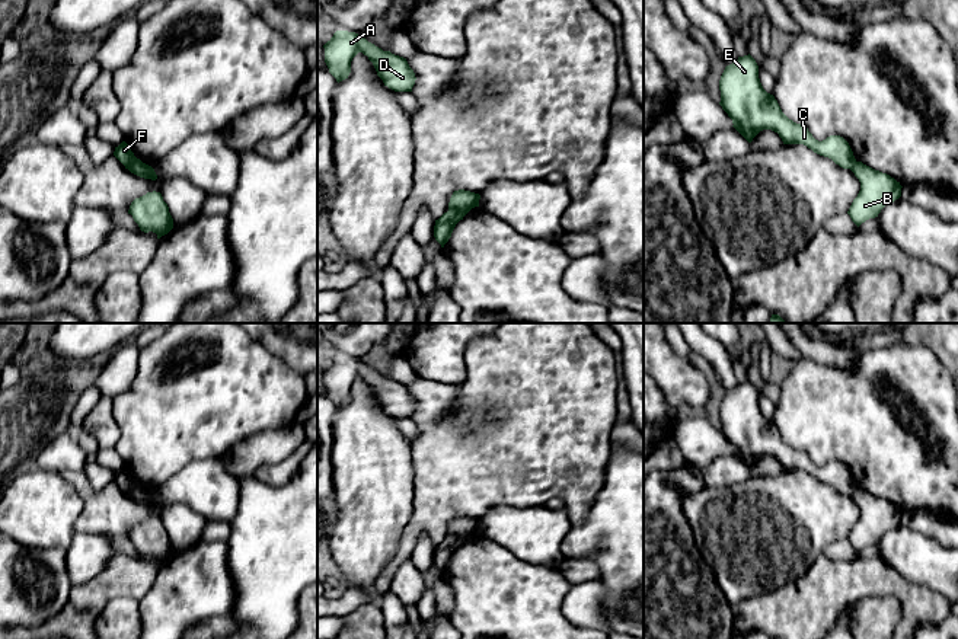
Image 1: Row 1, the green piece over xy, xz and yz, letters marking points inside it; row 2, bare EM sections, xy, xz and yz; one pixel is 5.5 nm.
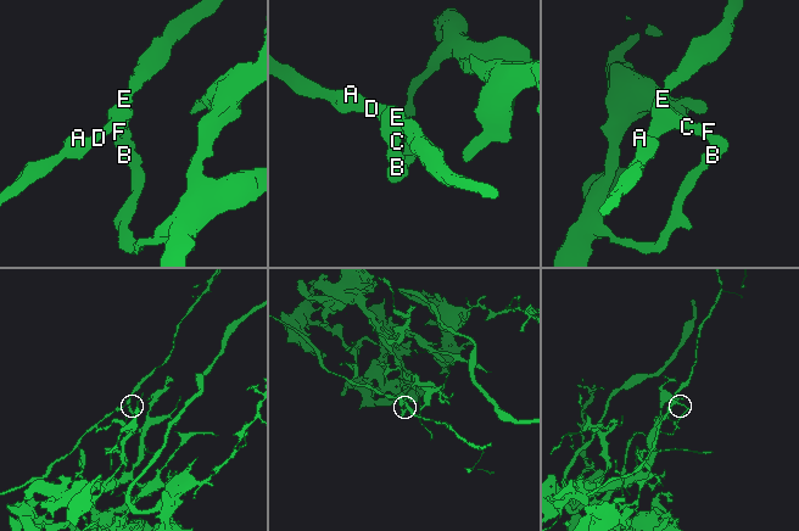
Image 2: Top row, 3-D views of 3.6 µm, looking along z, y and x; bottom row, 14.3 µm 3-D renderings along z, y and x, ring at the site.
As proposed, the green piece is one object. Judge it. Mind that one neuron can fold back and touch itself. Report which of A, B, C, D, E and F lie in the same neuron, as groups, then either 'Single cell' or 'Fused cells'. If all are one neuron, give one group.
Groups: A C D E F / B. Fused cells

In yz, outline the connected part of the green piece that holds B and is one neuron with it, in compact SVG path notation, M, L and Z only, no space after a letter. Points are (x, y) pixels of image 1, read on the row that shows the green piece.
M856 162L852 172L860 182L860 191L847 214L859 227L869 218L878 217L881 210L901 197L901 185L894 178Z

